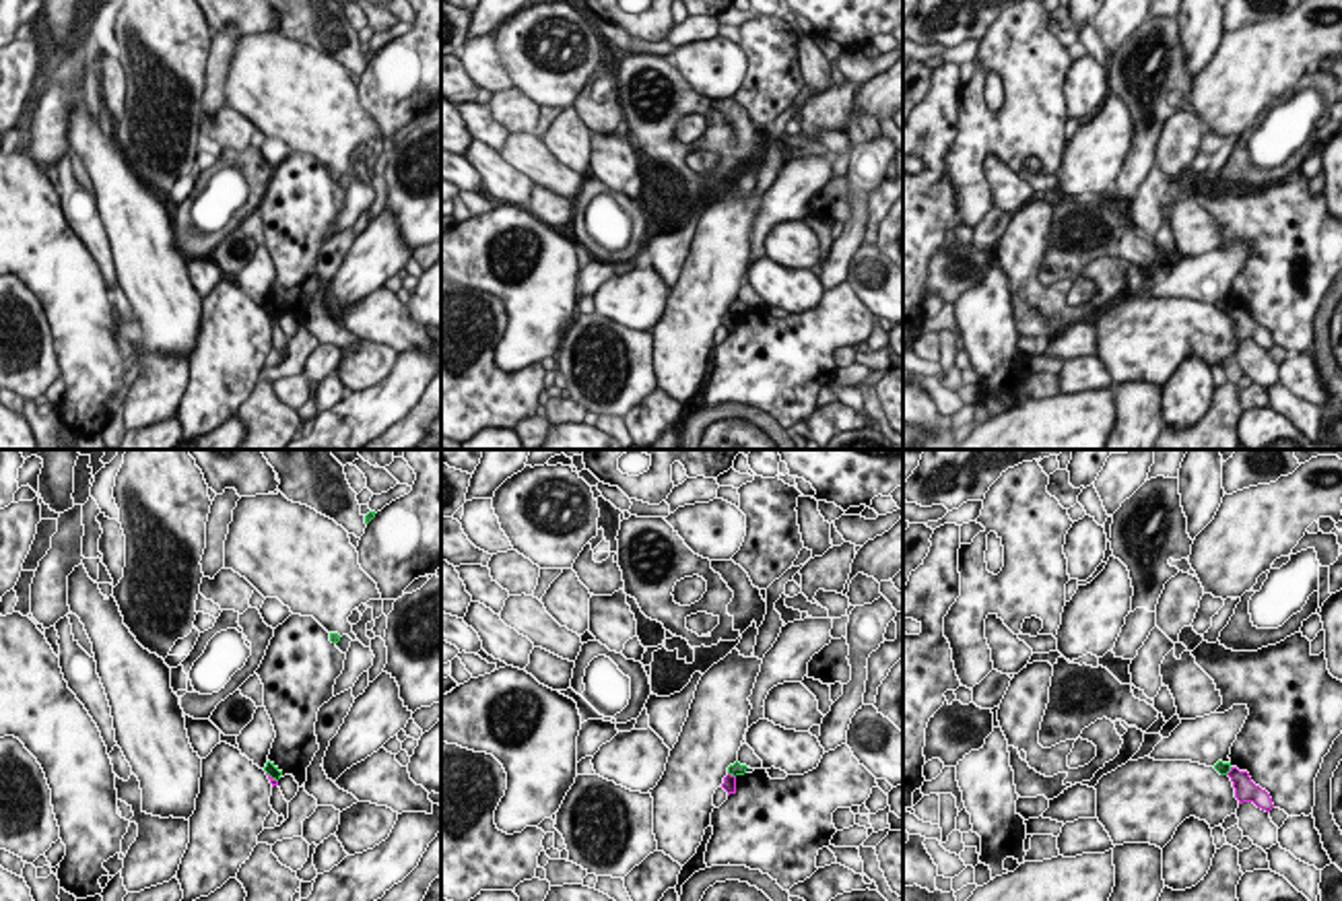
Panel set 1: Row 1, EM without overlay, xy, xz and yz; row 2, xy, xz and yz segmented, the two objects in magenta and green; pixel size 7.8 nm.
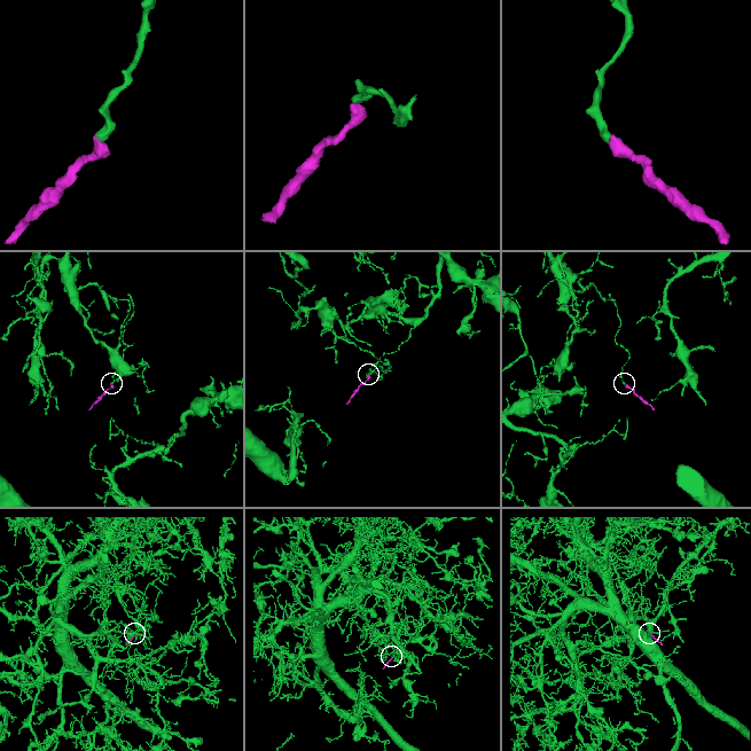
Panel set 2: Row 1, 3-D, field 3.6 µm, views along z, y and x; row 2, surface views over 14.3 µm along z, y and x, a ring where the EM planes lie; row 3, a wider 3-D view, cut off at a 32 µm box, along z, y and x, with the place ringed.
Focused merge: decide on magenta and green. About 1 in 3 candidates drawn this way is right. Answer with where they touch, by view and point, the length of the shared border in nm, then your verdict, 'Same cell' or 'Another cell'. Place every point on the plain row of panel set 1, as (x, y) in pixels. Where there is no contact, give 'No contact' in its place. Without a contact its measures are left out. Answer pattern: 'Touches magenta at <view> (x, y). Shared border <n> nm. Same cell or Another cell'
Touches magenta at xy (271, 316). Shared border 130 nm. Another cell

